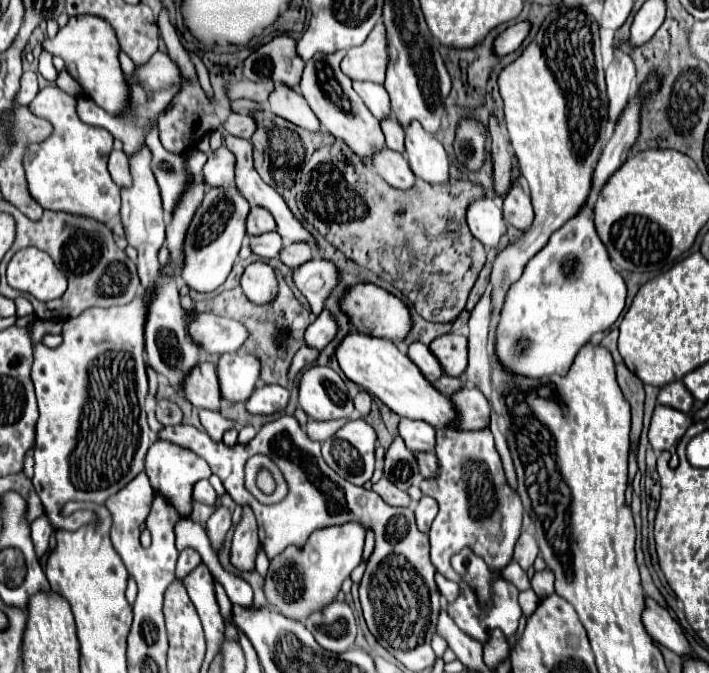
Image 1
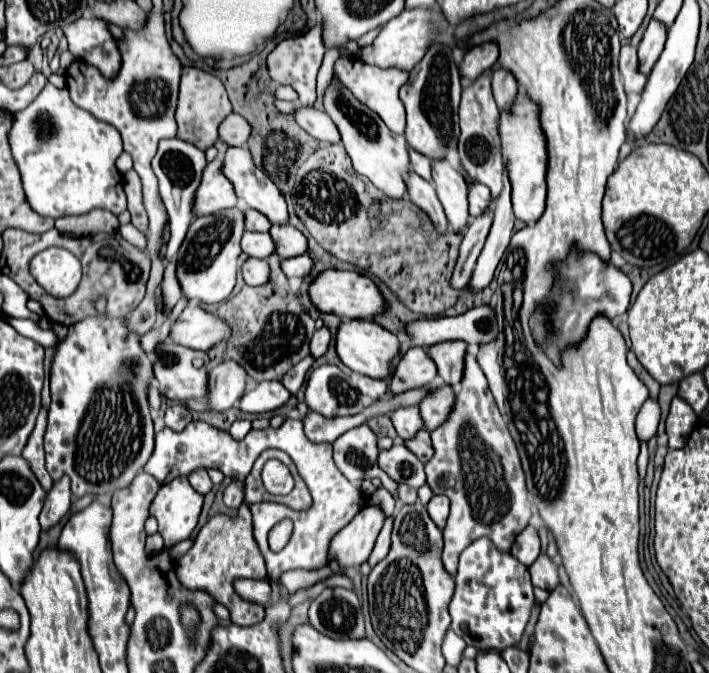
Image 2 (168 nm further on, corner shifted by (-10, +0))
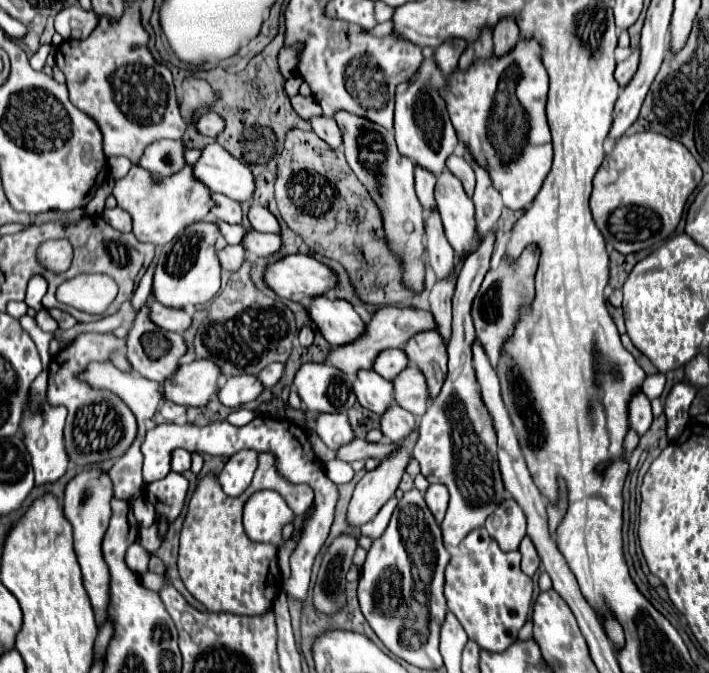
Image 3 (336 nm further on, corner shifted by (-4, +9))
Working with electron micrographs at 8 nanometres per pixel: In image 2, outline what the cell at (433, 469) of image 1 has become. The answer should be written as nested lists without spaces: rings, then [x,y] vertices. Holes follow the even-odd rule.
[[[420,430],[414,438],[404,442],[406,448],[418,456],[418,460],[428,462],[428,458],[432,458],[432,446],[430,446],[430,432],[428,430]]]

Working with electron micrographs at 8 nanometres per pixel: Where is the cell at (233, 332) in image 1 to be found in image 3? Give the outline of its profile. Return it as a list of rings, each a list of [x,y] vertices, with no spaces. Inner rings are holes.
[[[156,301],[150,305],[150,317],[162,329],[176,331],[176,333],[184,333],[192,325],[192,315],[186,309],[172,309]]]

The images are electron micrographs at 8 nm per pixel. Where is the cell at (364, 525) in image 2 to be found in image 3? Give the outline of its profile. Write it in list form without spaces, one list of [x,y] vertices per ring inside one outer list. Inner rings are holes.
[[[412,433],[412,437],[408,437],[402,443],[402,447],[394,453],[394,457],[388,457],[374,471],[366,473],[358,481],[346,511],[346,523],[350,527],[360,529],[364,523],[372,521],[376,513],[382,509],[382,505],[394,495],[394,491],[398,489],[400,477],[404,473],[404,467],[408,465],[412,443],[416,443],[416,437],[418,433]]]

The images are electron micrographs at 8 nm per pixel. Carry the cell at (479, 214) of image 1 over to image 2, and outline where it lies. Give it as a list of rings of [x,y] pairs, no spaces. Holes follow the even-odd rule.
[[[470,180],[468,182],[468,200],[470,200],[470,214],[480,216],[486,210],[486,206],[490,204],[490,190],[484,184]]]

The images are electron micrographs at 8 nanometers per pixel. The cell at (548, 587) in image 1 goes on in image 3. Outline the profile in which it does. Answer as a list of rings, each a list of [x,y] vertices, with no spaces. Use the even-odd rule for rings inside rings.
[[[524,537],[524,541],[520,543],[520,553],[522,553],[522,571],[528,577],[532,577],[538,571],[538,567],[540,567],[540,557],[536,553],[534,543],[528,537]]]

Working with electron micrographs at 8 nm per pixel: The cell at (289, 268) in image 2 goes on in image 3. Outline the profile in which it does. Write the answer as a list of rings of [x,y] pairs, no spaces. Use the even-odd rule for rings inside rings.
[[[250,231],[248,237],[244,237],[244,247],[248,253],[254,253],[258,257],[272,257],[282,249],[282,239],[280,235]]]

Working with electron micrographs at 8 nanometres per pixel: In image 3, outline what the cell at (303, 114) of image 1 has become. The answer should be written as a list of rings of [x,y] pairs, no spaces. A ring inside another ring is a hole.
[[[318,115],[318,117],[310,117],[308,123],[312,125],[312,131],[324,139],[330,147],[340,147],[342,145],[342,135],[340,135],[340,129],[336,125],[336,121],[332,117],[326,117],[326,115]]]

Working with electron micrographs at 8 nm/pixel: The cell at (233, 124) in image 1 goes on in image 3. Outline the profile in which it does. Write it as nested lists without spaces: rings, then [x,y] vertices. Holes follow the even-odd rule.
[[[210,111],[210,113],[204,113],[204,115],[200,115],[200,119],[198,119],[198,131],[202,133],[202,135],[208,135],[208,137],[218,137],[222,131],[224,131],[224,127],[226,127],[226,121],[218,115],[218,113],[214,113],[214,111]]]

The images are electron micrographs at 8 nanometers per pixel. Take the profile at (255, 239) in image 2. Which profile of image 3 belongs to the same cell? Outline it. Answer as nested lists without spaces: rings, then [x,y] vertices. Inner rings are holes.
[[[220,221],[220,231],[230,245],[240,245],[244,235],[246,235],[246,229],[242,225],[230,225],[230,223],[224,223],[224,221]]]

